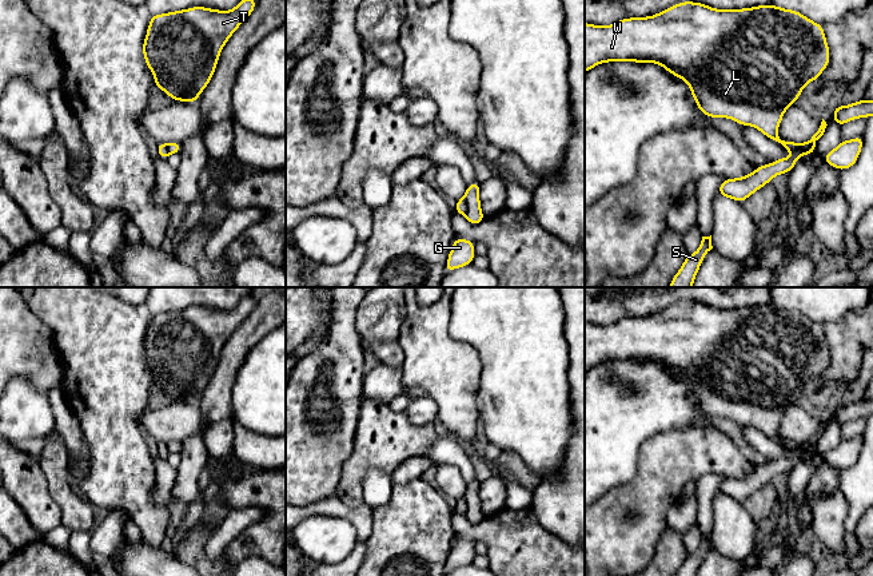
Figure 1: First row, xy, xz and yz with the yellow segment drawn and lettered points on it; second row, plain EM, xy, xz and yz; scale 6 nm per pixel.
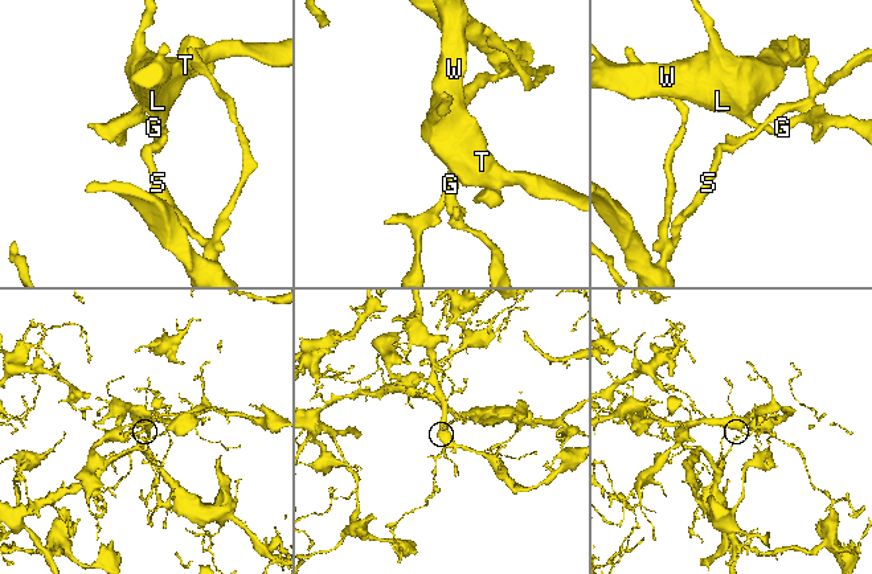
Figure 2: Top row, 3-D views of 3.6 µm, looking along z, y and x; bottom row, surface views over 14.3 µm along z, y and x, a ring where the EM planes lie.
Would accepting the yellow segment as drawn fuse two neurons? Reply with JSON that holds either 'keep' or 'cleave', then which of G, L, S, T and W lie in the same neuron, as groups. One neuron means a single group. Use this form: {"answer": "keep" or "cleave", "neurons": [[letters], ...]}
{"answer": "cleave", "neurons": [["G", "L", "T", "W"], ["S"]]}

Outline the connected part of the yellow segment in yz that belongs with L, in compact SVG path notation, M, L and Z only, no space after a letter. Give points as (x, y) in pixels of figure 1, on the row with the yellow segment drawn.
M681 1L657 15L621 19L611 25L585 23L585 74L609 61L657 63L687 83L706 118L729 118L756 127L792 152L802 144L777 135L782 116L829 60L822 24L773 4L728 11Z

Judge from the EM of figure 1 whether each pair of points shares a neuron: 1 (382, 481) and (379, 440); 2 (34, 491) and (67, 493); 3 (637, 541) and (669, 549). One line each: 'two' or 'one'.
1: two
2: two
3: two

